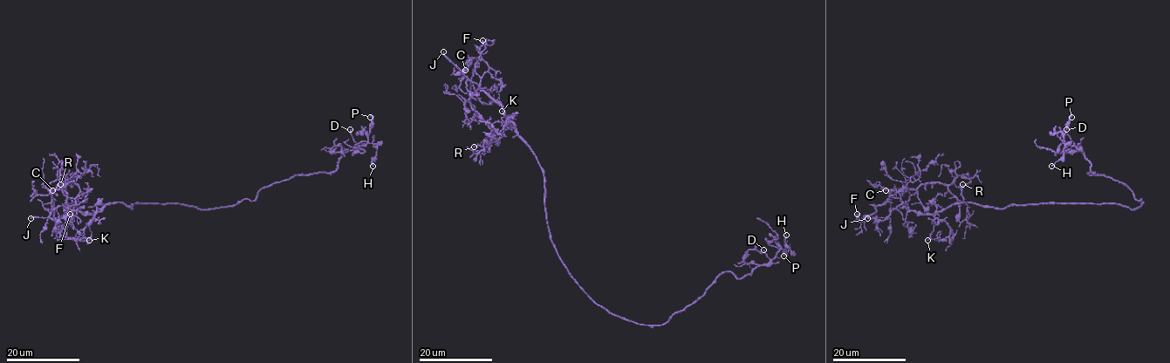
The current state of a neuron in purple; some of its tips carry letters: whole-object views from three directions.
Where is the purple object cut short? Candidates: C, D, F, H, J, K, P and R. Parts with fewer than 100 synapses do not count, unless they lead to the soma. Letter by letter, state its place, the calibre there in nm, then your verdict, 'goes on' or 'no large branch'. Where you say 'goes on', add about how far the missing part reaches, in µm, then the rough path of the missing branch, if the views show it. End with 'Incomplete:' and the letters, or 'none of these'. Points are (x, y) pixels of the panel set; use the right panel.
C: at (886, 190); 150 nm thick; no large branch
D: at (1066, 129); 140 nm thick; no large branch
F: at (857, 214); 100 nm thick; no large branch
H: at (1051, 166); 150 nm thick; no large branch
J: at (867, 218); 200 nm thick; goes on; about 90 µm are missing
K: at (927, 240); 120 nm thick; no large branch
P: at (1071, 117); 160 nm thick; no large branch
R: at (962, 184); 100 nm thick; no large branch
Incomplete: J

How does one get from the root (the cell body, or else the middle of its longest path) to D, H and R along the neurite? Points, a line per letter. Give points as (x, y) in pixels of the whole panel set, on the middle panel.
D: (567, 268), (611, 313), (663, 325), (721, 273), (742, 279), (767, 264), (763, 249)
H: (567, 268), (611, 313), (663, 325), (721, 273), (742, 279), (789, 249), (786, 235)
R: (567, 268), (548, 225), (543, 168), (504, 110), (480, 85), (470, 104), (493, 135), (485, 147), (474, 147)

